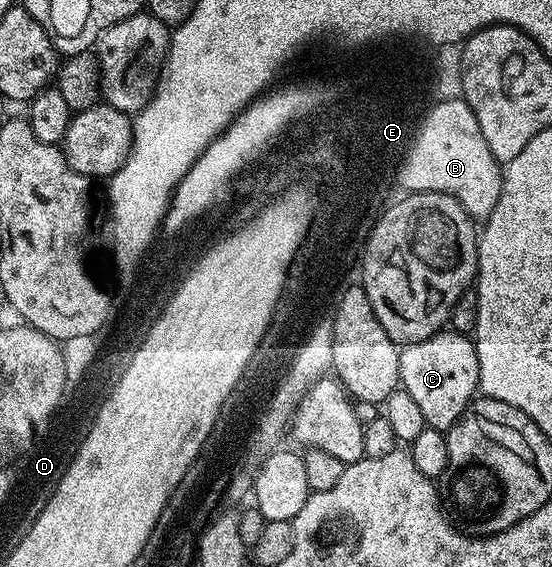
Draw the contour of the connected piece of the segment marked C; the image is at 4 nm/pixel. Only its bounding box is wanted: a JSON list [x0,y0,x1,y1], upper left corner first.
[398,329,480,433]

